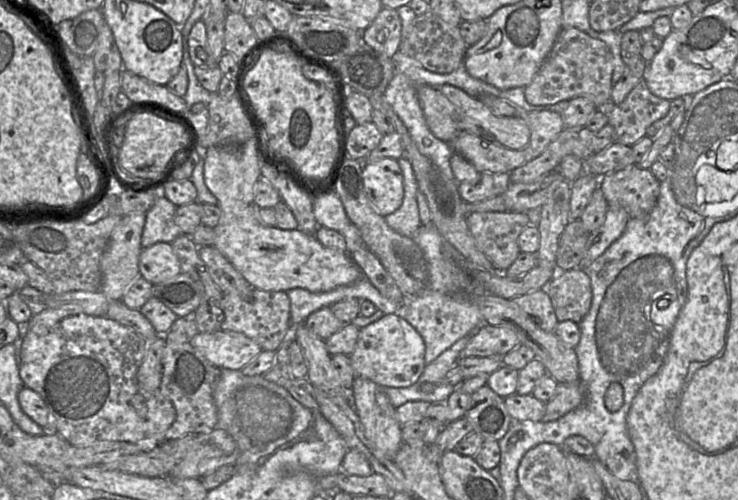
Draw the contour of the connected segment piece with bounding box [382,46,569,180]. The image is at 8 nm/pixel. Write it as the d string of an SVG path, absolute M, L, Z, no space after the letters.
M401 46L390 56L390 58L394 65L395 75L388 84L382 98L391 106L396 115L402 121L418 150L429 158L437 166L439 171L450 180L455 179L450 165L450 159L456 152L454 151L451 143L438 139L428 127L418 99L417 86L423 84L433 87L451 85L465 91L467 94L473 97L494 95L512 102L526 112L548 110L562 114L569 105L568 101L561 101L552 105L532 105L526 100L523 87L499 90L491 84L472 77L463 66L453 72L445 74L438 74L428 71L424 69L417 61L406 56L401 51Z

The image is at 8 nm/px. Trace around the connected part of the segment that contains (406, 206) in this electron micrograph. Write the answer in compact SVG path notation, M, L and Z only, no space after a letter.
M399 158L398 162L403 175L404 198L401 206L384 218L393 230L415 238L423 227L417 202L417 181L411 163L405 158Z

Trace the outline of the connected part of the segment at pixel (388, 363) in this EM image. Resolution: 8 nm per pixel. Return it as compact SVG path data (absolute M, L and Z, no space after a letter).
M387 314L360 329L353 353L349 356L358 376L385 387L409 387L420 378L425 366L425 343L419 332L402 316Z

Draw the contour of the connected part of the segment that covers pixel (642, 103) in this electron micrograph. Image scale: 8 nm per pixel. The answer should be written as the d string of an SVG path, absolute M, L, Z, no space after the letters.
M641 82L621 103L610 106L606 114L617 141L632 147L647 135L654 122L668 115L670 107L671 101L655 96Z

